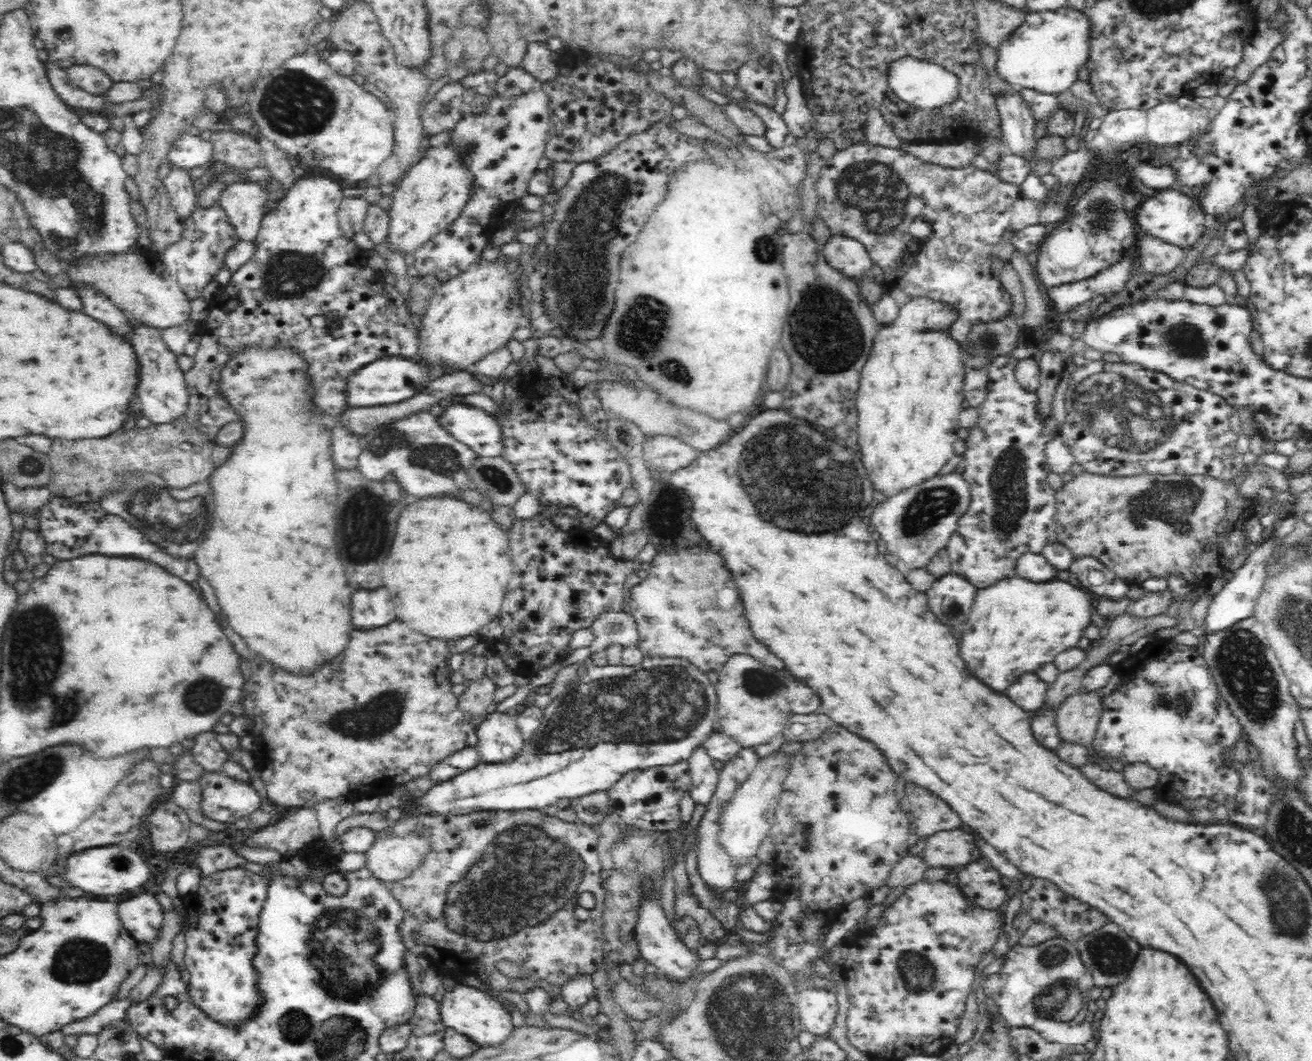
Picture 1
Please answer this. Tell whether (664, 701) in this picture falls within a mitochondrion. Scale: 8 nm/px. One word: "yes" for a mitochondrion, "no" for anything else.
yes

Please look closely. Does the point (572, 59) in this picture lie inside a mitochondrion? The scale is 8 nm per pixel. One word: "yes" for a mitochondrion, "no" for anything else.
no

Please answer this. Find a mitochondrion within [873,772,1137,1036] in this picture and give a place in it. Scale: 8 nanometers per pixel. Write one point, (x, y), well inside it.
(1061, 998)

